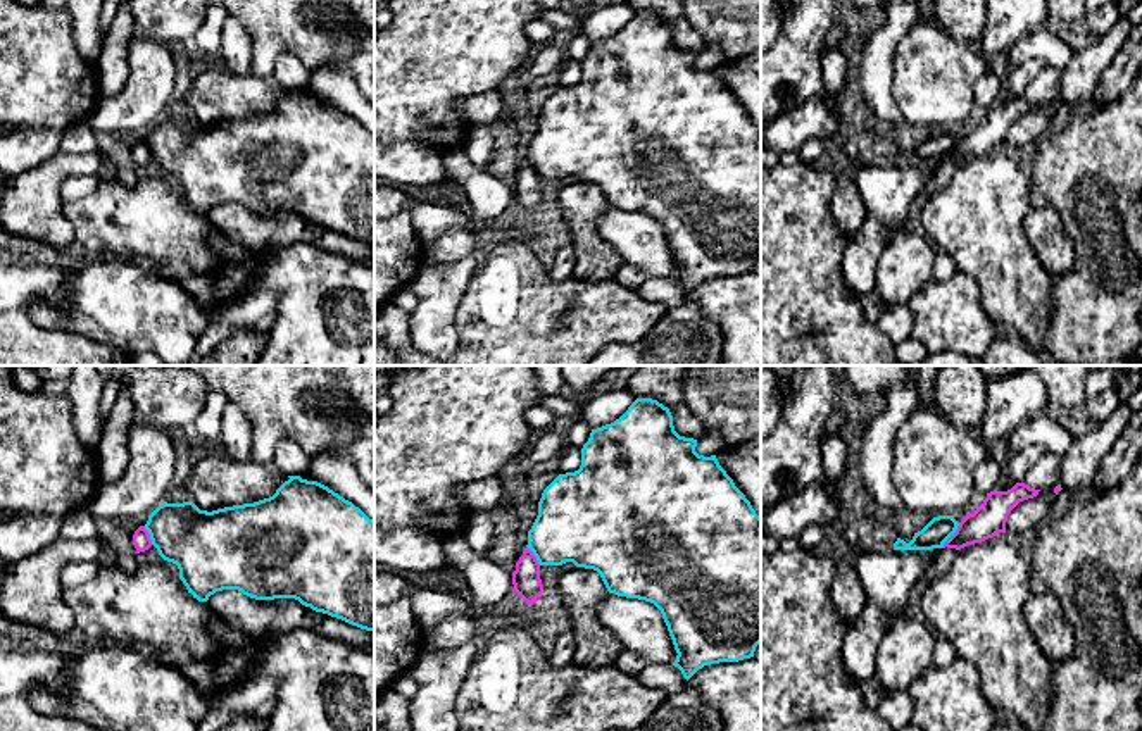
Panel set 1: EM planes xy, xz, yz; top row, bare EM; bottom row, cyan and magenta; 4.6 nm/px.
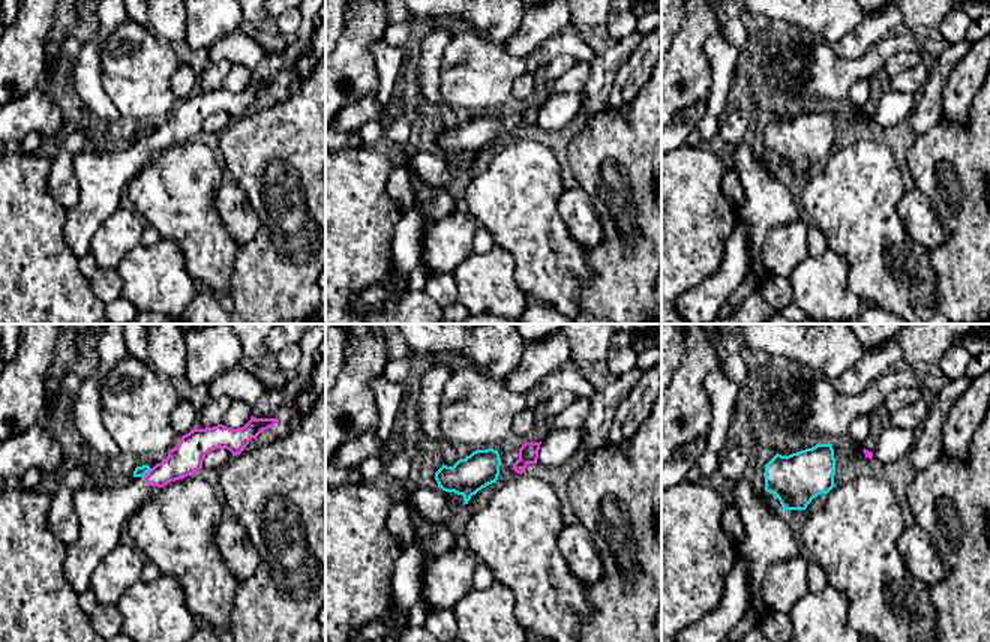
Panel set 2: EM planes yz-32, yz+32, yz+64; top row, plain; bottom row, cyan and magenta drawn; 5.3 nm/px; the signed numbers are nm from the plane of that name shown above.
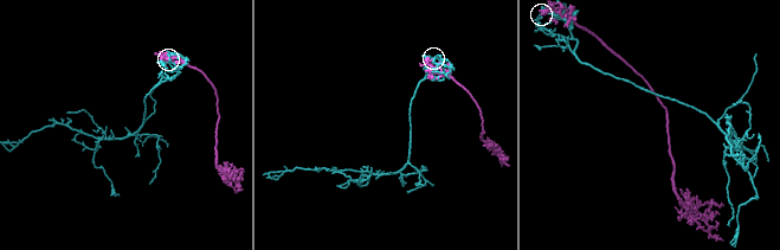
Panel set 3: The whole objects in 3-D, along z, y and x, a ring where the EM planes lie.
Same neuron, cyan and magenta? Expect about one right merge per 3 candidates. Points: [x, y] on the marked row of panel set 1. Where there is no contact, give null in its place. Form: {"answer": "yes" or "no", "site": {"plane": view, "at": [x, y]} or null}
{"answer": "no", "site": {"plane": "yz", "at": [953, 533]}}

